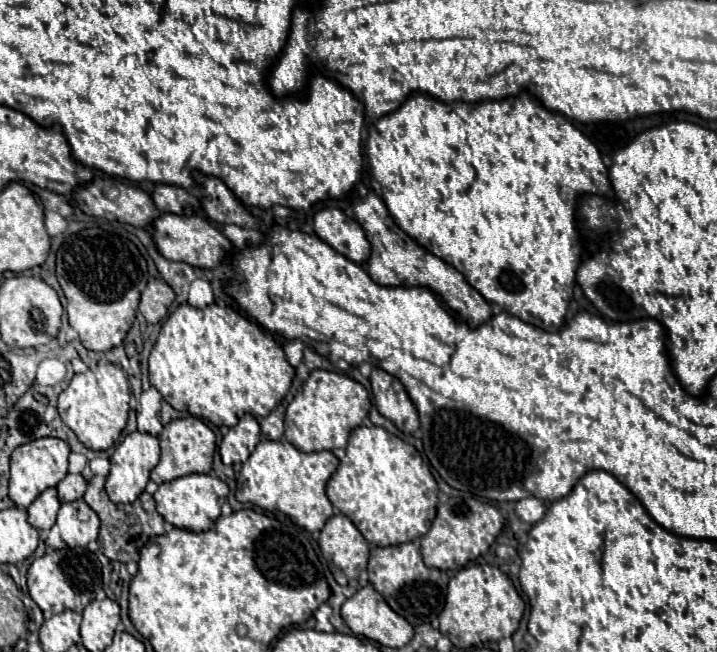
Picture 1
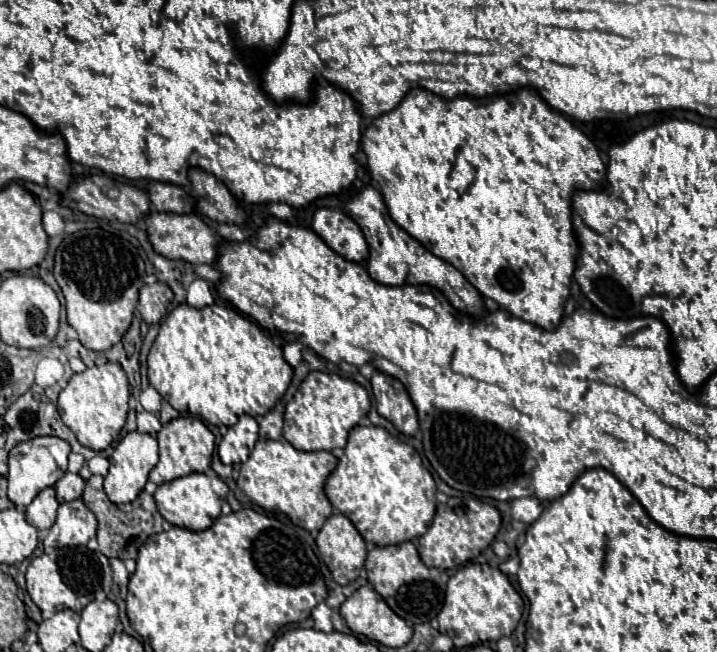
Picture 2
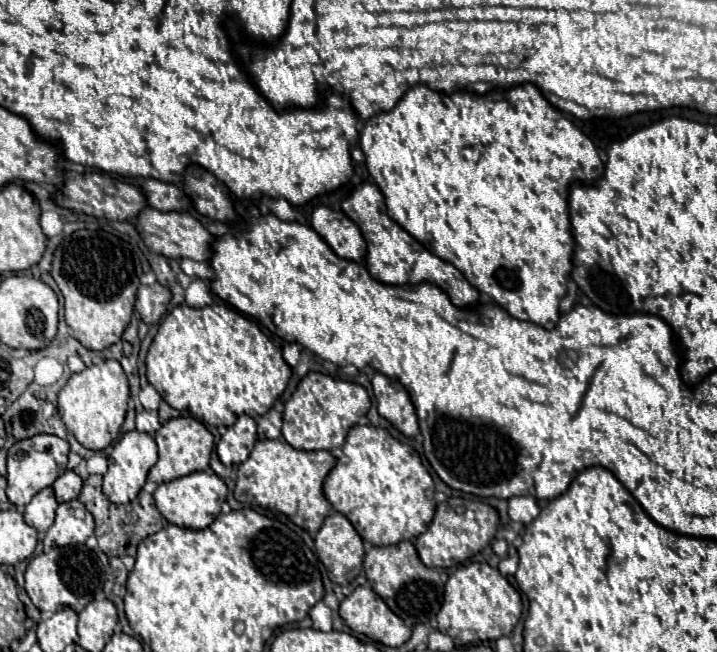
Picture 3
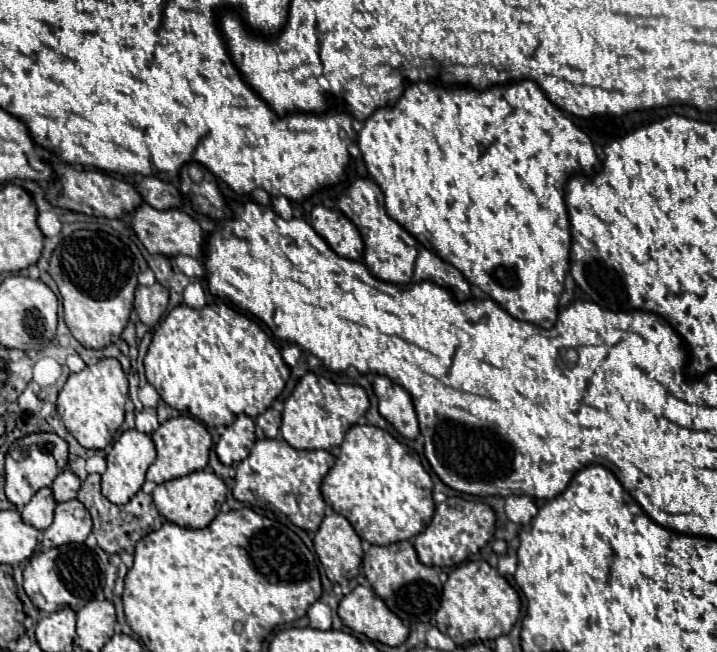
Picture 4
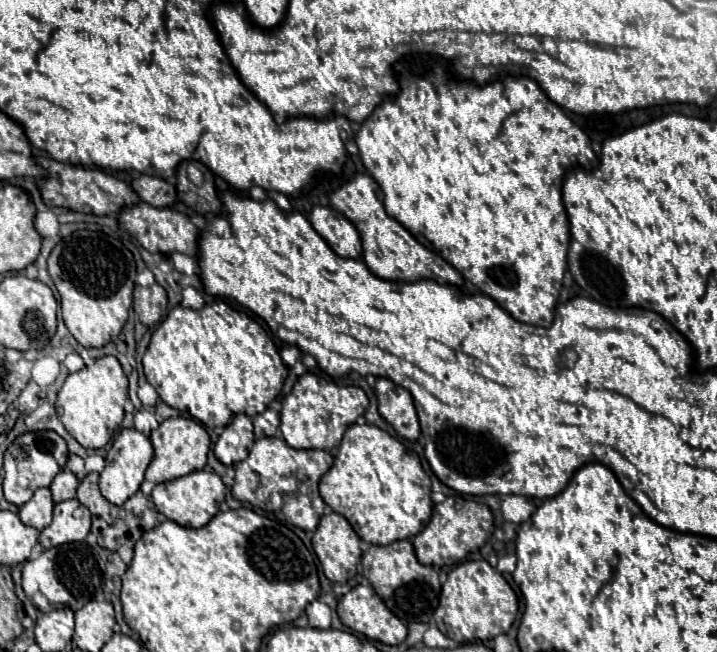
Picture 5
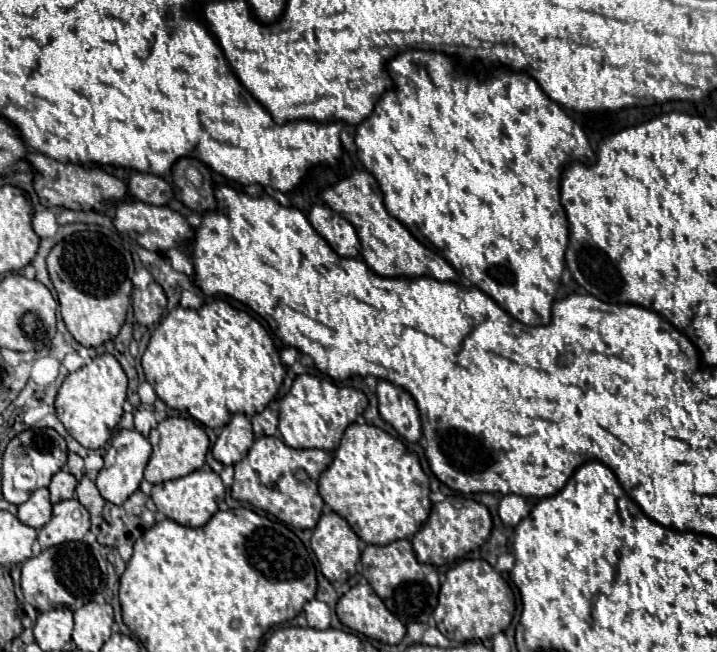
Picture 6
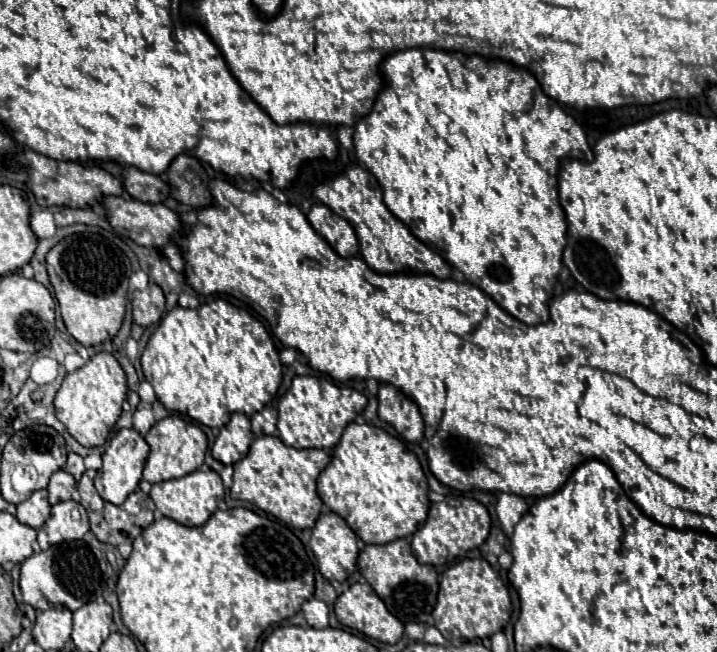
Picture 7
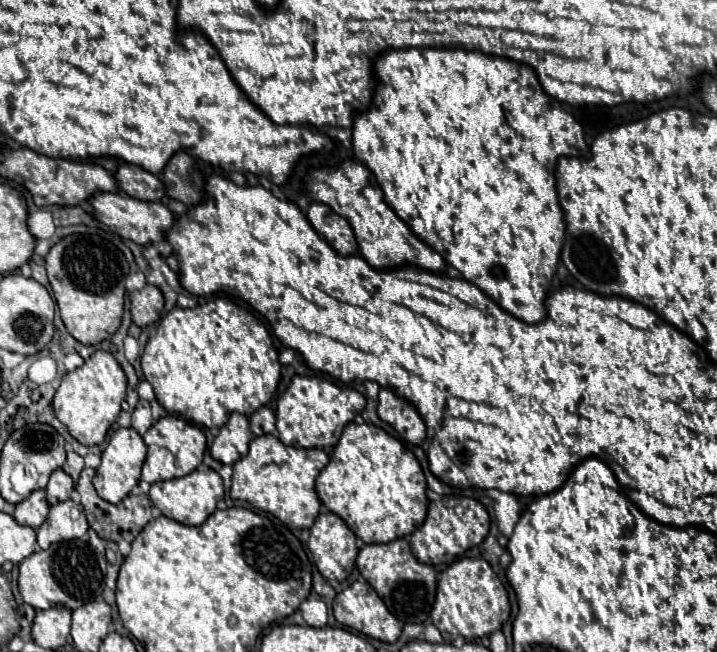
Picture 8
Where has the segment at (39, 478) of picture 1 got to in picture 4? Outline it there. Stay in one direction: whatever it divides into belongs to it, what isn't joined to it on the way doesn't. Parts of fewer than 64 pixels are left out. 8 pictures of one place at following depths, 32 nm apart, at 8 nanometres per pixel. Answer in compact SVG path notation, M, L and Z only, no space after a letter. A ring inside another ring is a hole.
M38 432L38 434L28 434L24 438L18 438L16 442L10 444L6 452L6 498L22 508L30 498L44 486L50 486L52 480L64 472L68 466L68 444L54 432Z

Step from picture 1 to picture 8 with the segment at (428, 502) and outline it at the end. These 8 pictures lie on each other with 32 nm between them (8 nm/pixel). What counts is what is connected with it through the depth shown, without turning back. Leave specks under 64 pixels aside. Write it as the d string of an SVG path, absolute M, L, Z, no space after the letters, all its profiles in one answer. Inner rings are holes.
M350 422L328 466L316 478L316 494L330 512L338 514L364 544L382 544L412 534L428 510L426 478L416 456L400 440L374 424Z

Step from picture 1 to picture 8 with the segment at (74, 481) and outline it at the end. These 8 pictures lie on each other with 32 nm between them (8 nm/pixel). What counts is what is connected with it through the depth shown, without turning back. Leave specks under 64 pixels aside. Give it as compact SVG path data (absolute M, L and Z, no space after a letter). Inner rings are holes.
M56 468L52 472L52 476L50 476L48 486L46 486L46 500L48 500L48 504L56 504L56 502L62 502L62 500L68 500L72 490L74 490L72 478L62 468Z

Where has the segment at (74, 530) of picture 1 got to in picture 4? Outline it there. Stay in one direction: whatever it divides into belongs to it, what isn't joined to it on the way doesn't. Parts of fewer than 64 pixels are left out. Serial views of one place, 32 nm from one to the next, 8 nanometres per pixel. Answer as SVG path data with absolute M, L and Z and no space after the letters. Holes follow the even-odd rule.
M68 500L56 506L54 522L44 530L42 546L64 546L72 542L84 542L92 532L92 518L82 502Z

